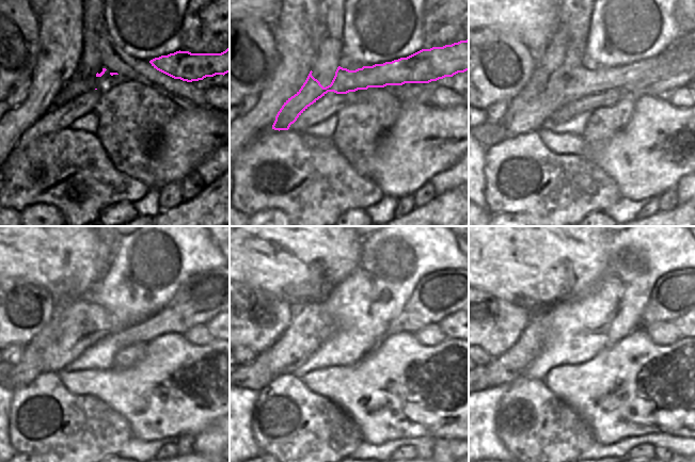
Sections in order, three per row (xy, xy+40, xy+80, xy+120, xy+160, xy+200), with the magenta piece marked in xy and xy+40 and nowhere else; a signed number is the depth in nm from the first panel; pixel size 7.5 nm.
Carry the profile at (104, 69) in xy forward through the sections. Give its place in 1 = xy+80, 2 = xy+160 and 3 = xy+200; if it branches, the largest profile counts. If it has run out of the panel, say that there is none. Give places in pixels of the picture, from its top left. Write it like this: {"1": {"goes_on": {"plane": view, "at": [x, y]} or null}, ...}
{"1": {"goes_on": {"plane": "xy+80", "at": [527, 112]}}, "2": {"goes_on": {"plane": "xy+160", "at": [306, 333]}}, "3": {"goes_on": {"plane": "xy+200", "at": [504, 369]}}}

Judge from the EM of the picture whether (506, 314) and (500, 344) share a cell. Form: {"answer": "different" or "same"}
{"answer": "same"}

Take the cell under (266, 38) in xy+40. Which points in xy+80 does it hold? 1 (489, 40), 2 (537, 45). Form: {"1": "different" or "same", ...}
{"1": "same", "2": "different"}

